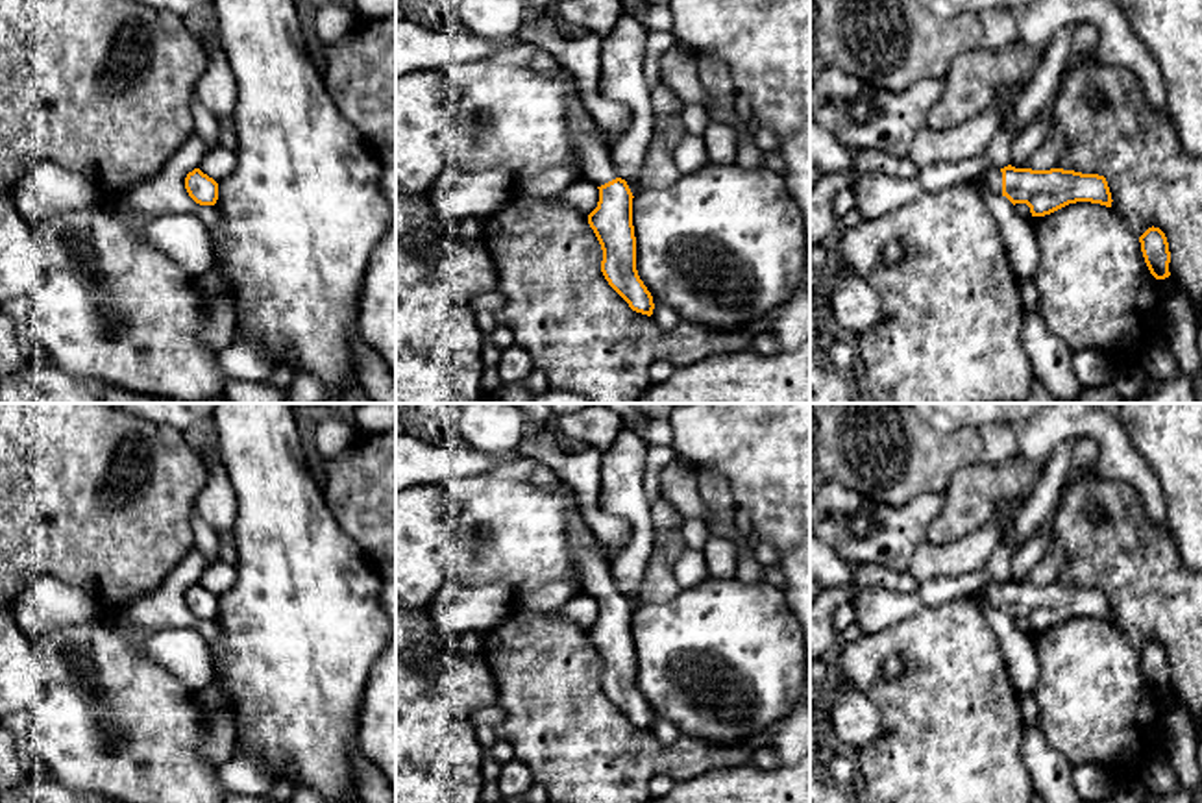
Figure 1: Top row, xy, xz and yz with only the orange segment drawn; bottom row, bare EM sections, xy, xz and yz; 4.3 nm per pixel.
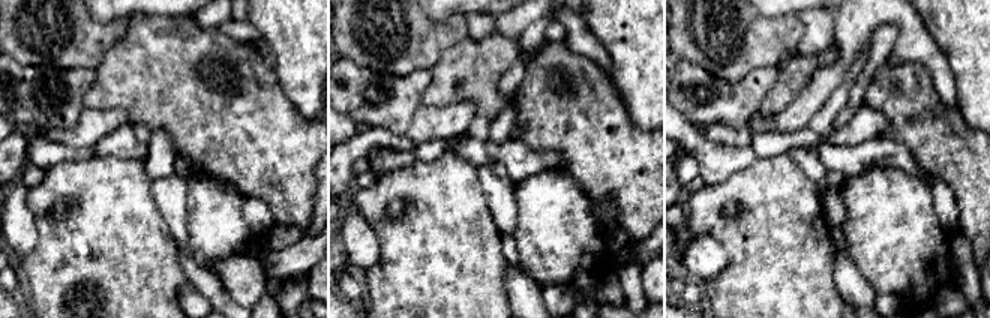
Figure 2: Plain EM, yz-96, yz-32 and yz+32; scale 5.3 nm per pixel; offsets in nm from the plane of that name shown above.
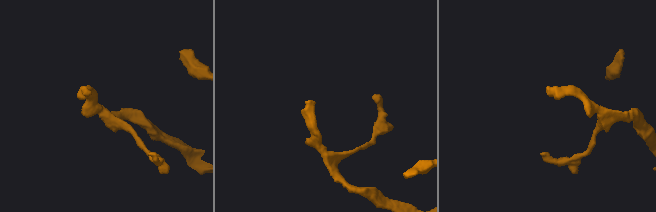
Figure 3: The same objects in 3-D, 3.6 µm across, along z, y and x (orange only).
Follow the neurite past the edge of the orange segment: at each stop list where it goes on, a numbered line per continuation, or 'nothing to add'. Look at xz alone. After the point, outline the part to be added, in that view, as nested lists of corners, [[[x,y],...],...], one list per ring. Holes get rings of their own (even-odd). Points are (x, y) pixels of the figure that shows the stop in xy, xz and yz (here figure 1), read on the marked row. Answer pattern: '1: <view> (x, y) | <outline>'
1: xz (594, 156) | [[[575,94],[568,98],[568,124],[571,128],[571,148],[581,163],[581,178],[597,187],[616,179],[610,148],[597,137],[594,118]]]

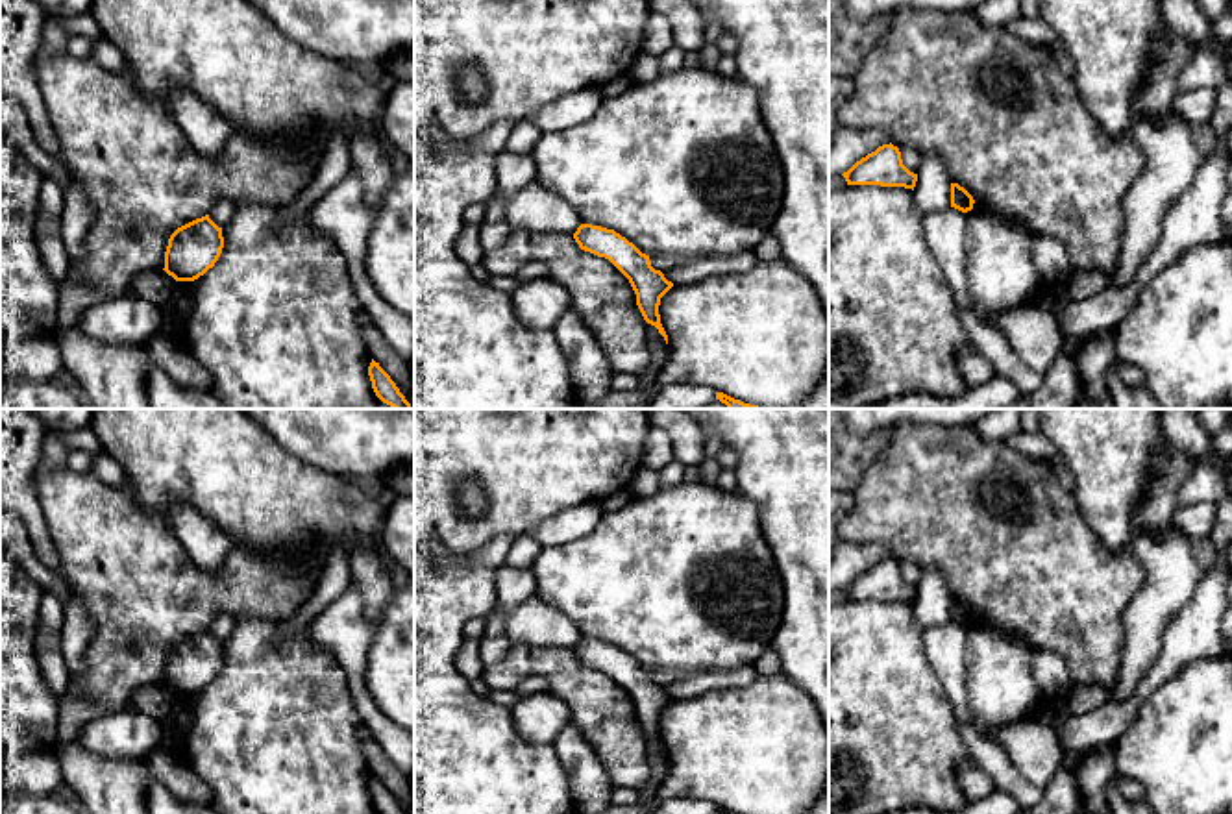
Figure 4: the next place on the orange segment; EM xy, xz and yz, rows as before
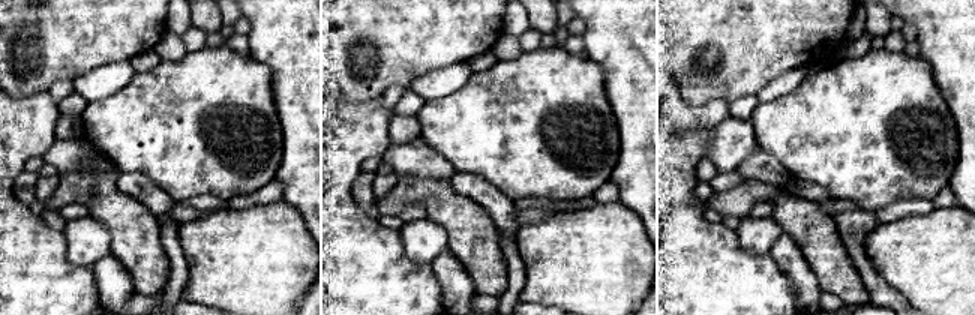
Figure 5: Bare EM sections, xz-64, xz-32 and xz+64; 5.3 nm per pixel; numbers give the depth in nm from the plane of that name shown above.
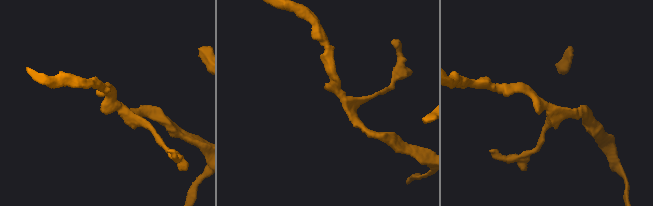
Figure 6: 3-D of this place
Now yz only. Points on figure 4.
nothing to add

